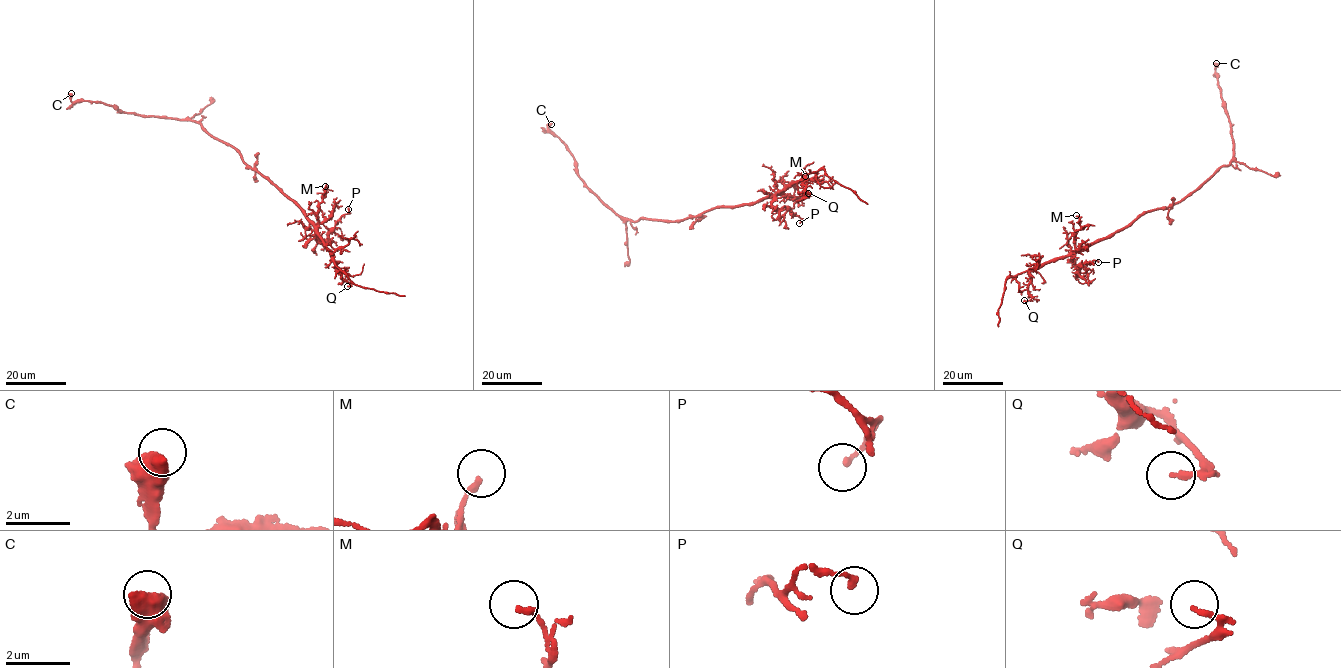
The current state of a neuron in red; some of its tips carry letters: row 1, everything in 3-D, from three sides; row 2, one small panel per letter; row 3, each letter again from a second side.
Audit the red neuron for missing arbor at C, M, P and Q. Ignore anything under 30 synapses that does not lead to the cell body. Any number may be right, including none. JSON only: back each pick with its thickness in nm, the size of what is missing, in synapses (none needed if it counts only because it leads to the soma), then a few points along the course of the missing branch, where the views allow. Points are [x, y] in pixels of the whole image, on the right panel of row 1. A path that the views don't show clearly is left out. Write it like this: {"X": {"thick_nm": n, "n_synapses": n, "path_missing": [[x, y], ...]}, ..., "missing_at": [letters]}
{"missing_at": []}

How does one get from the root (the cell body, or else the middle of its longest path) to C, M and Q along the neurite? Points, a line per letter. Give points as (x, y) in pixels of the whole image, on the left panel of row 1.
C: (258, 172), (243, 163), (235, 149), (203, 131), (198, 122), (127, 113), (102, 102), (73, 102), (71, 93)
M: (258, 172), (298, 204), (315, 225), (318, 205), (325, 186)
Q: (258, 172), (304, 209), (329, 249), (336, 269), (350, 284), (347, 286)

